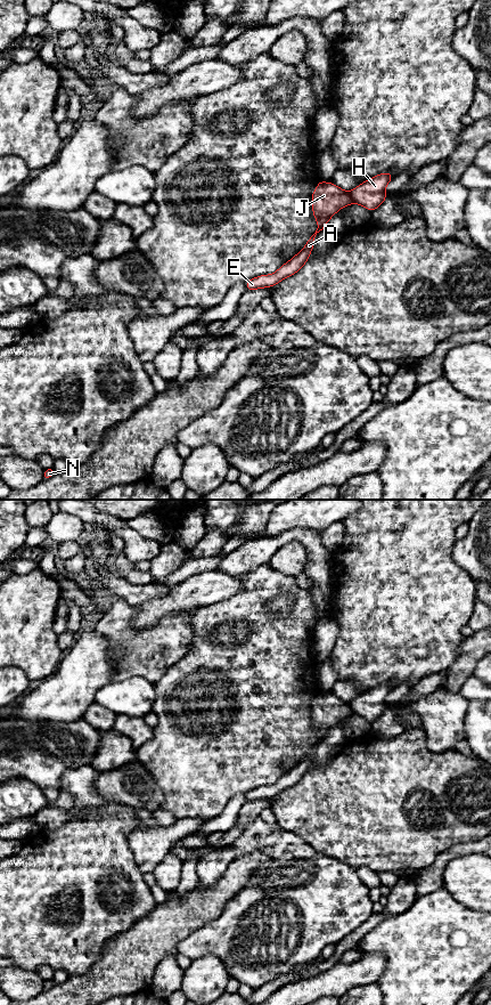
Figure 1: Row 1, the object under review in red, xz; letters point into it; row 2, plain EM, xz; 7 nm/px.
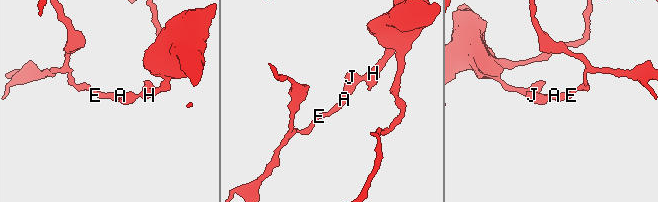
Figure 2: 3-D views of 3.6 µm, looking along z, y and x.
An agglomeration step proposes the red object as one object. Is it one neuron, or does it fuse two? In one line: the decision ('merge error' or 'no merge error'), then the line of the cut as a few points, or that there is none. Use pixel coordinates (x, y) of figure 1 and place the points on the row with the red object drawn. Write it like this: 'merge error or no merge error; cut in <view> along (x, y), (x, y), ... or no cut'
merge error; cut in xz along (348, 193), (353, 202)

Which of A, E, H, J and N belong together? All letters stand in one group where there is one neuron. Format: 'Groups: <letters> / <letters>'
Groups: A E J N / H

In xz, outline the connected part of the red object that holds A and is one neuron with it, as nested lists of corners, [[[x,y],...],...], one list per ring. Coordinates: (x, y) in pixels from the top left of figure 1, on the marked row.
[[[319,181],[312,193],[313,217],[318,221],[316,233],[306,241],[301,252],[284,264],[276,273],[271,275],[260,275],[259,277],[247,281],[247,291],[263,289],[277,285],[284,278],[297,273],[308,261],[312,252],[316,235],[324,229],[328,220],[342,208],[352,204],[353,201],[349,192],[343,191],[332,183]]]

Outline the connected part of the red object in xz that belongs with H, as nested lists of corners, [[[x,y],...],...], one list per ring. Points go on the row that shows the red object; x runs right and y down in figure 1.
[[[384,172],[363,181],[349,193],[353,203],[374,211],[387,197],[385,188],[393,177],[390,172]]]

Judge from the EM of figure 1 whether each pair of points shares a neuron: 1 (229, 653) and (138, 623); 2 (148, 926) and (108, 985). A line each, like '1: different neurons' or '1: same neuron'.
1: different neurons
2: same neuron

